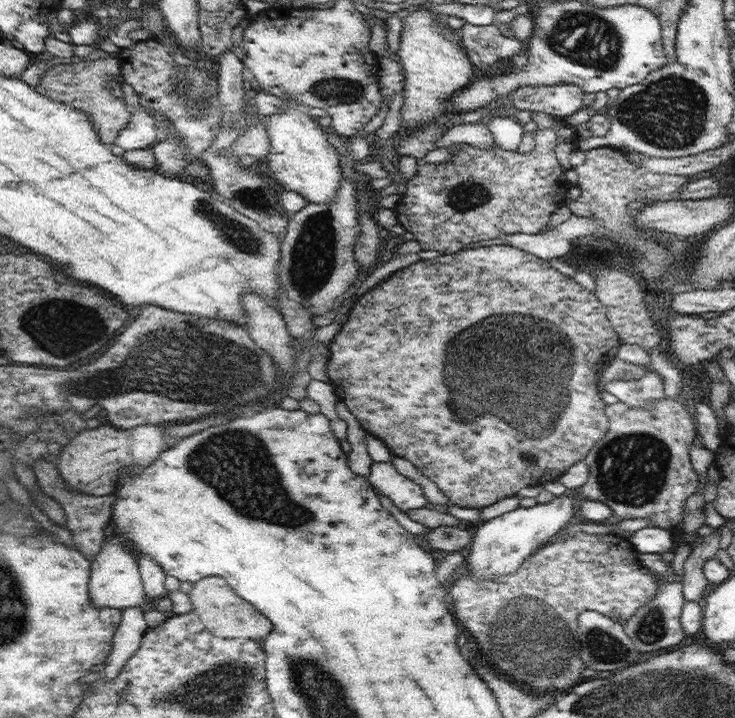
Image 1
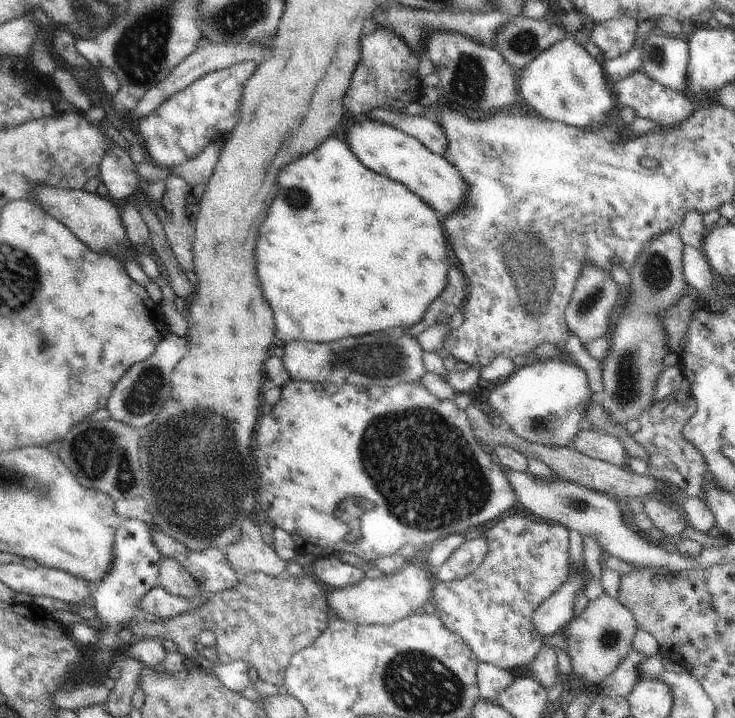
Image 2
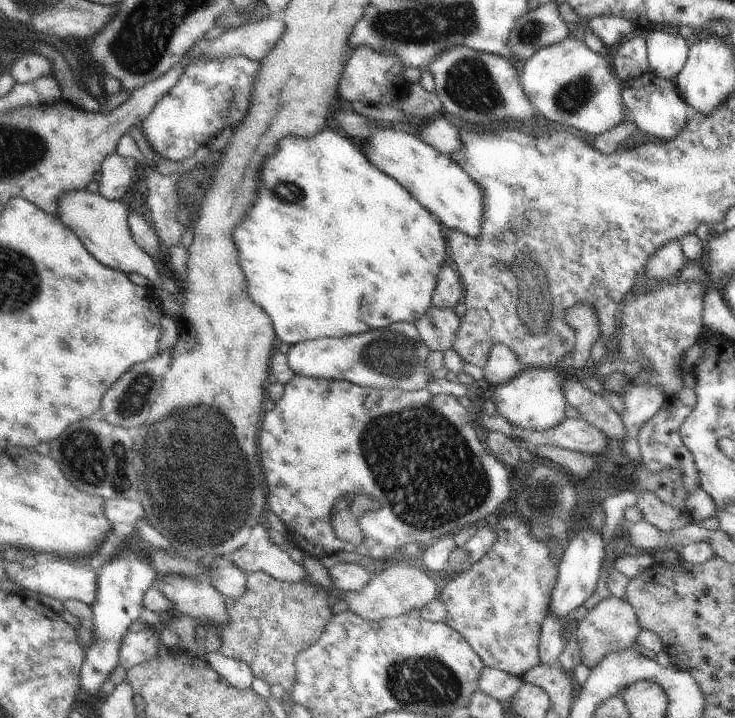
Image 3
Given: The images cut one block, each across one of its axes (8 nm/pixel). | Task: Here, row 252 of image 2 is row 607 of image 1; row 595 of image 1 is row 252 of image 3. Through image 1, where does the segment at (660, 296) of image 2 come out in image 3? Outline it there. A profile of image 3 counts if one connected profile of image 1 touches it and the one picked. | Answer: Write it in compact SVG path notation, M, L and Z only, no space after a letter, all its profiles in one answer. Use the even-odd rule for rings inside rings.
M679 239L670 240L670 242L662 244L654 252L654 256L650 256L642 272L648 278L655 279L657 284L662 284L662 282L674 283L678 280L676 274L683 268L686 260Z

